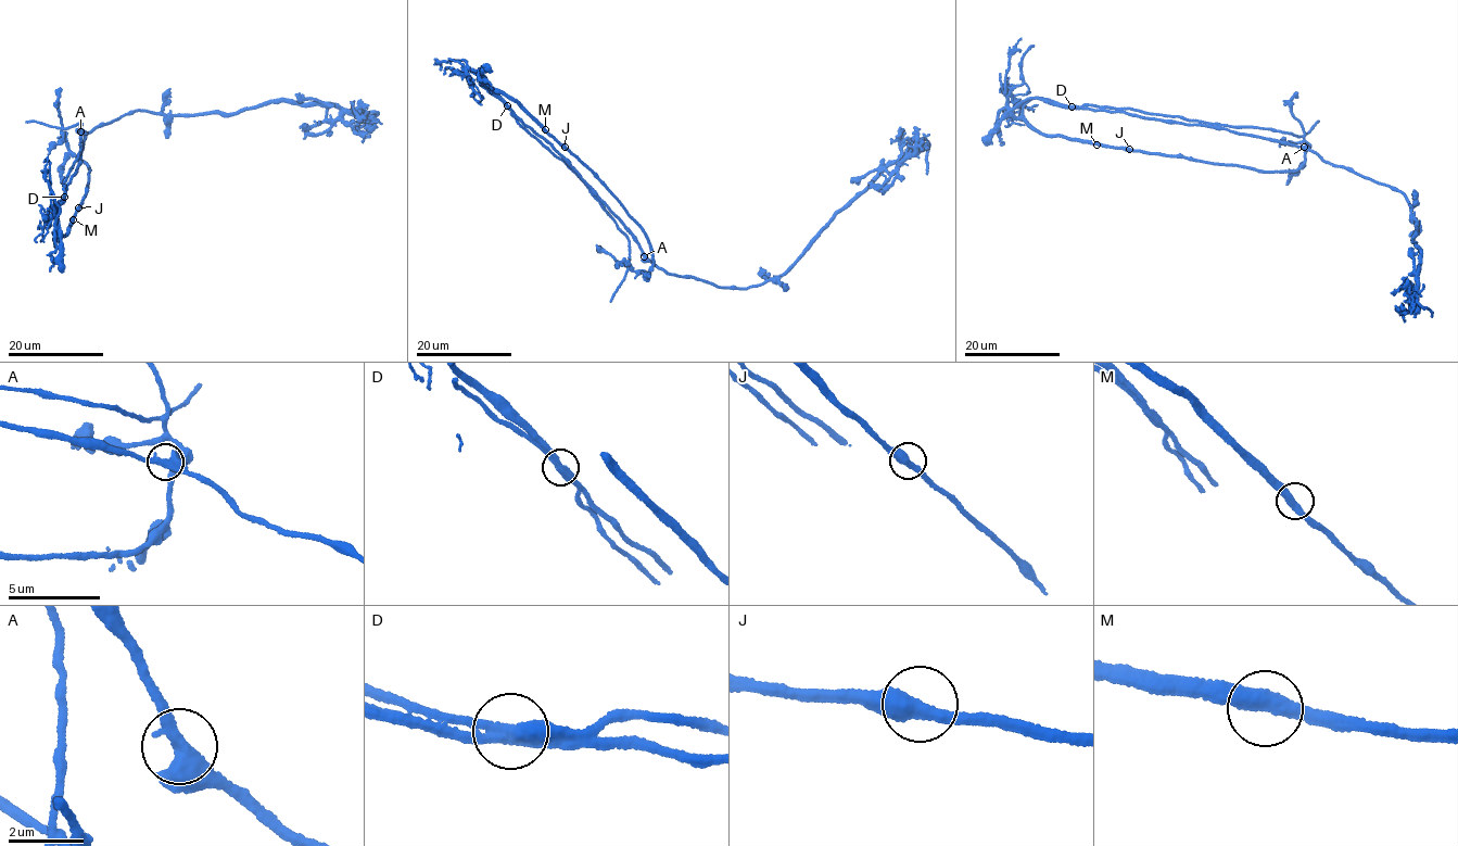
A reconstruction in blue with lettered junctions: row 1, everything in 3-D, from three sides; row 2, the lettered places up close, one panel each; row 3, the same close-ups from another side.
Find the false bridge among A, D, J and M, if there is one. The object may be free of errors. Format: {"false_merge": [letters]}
{"false_merge": ["D"]}

